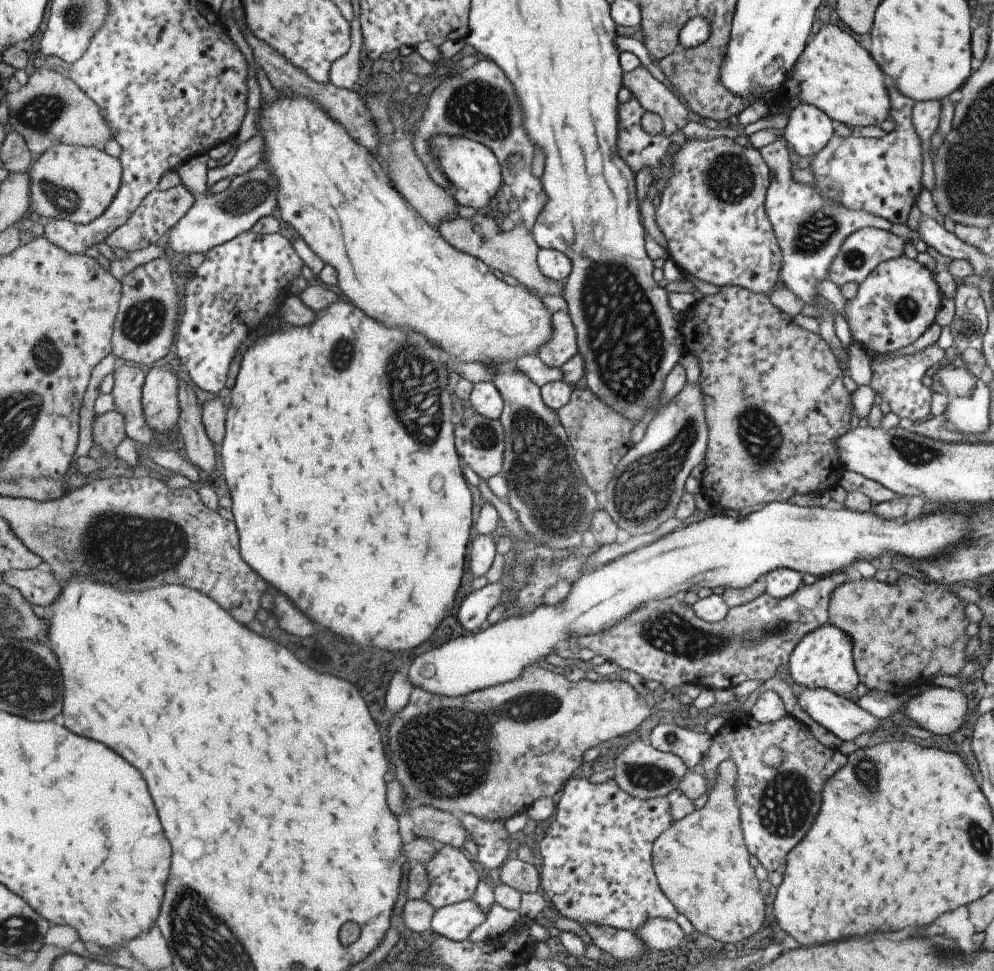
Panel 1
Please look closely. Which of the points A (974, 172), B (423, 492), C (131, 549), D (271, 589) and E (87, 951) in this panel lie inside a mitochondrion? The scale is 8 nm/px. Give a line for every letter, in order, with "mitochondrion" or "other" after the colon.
A: mitochondrion
B: other
C: mitochondrion
D: other
E: other

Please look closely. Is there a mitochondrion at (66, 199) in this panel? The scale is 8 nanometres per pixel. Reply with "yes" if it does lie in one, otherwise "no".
yes

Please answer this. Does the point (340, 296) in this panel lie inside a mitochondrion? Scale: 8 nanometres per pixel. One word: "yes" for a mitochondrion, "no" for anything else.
no

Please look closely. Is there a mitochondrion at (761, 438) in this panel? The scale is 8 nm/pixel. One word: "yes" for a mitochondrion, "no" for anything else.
yes

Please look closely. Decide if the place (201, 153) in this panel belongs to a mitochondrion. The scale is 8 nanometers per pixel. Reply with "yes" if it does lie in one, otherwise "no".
no

